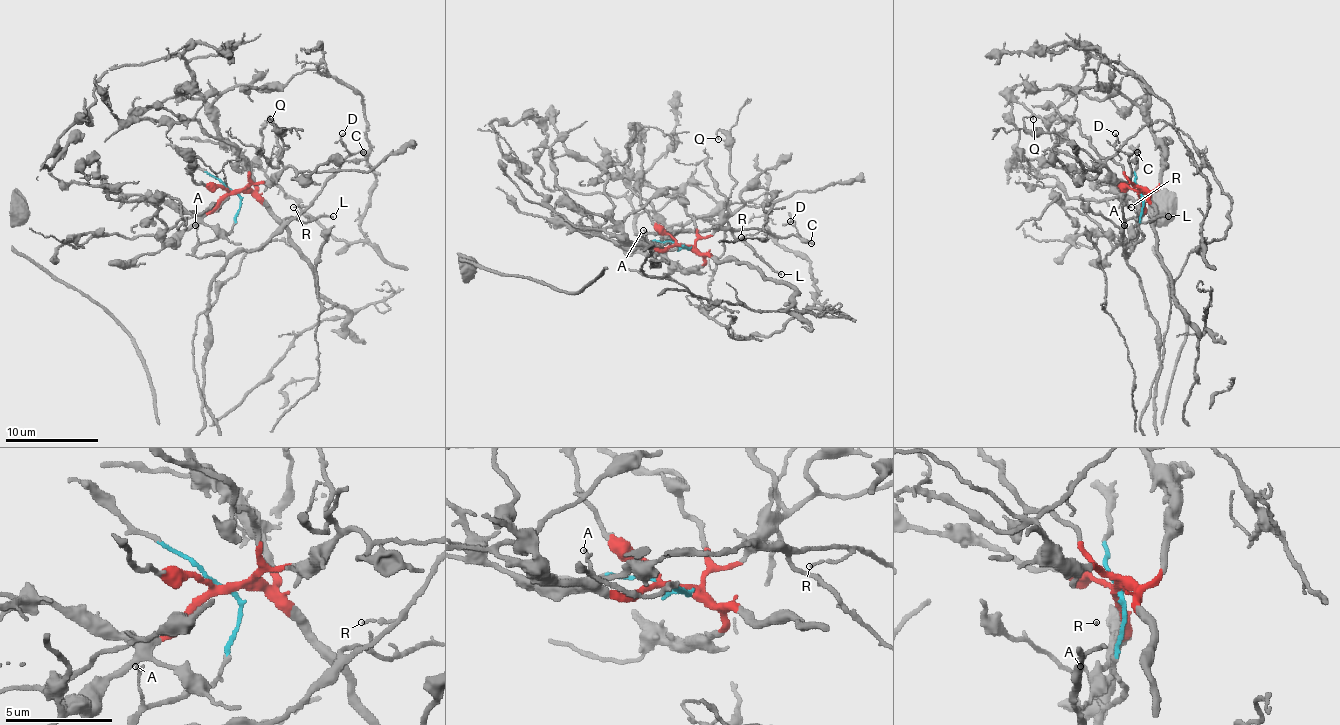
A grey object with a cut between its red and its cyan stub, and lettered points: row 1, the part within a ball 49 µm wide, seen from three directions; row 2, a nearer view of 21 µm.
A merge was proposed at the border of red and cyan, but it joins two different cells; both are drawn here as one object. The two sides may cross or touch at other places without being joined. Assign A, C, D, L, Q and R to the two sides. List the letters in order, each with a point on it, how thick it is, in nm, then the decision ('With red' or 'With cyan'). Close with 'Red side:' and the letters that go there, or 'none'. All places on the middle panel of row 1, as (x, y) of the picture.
A: Place: (643, 230). Thickness 110 nm. With cyan
C: Place: (811, 243). Thickness 150 nm. With cyan
D: Place: (790, 221). Thickness 100 nm. With cyan
L: Place: (781, 274). Thickness 150 nm. With cyan
Q: Place: (718, 139). Thickness 140 nm. With red
R: Place: (741, 237). Thickness 90 nm. With cyan
Red side: Q

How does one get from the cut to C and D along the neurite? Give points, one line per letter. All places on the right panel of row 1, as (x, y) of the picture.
C: (1139, 191), (1139, 224), (1144, 233), (1125, 256), (1121, 245), (1123, 203), (1130, 179), (1130, 158), (1137, 151)
D: (1139, 191), (1139, 224), (1144, 233), (1125, 256), (1121, 245), (1130, 168), (1125, 153), (1116, 146), (1116, 132)

